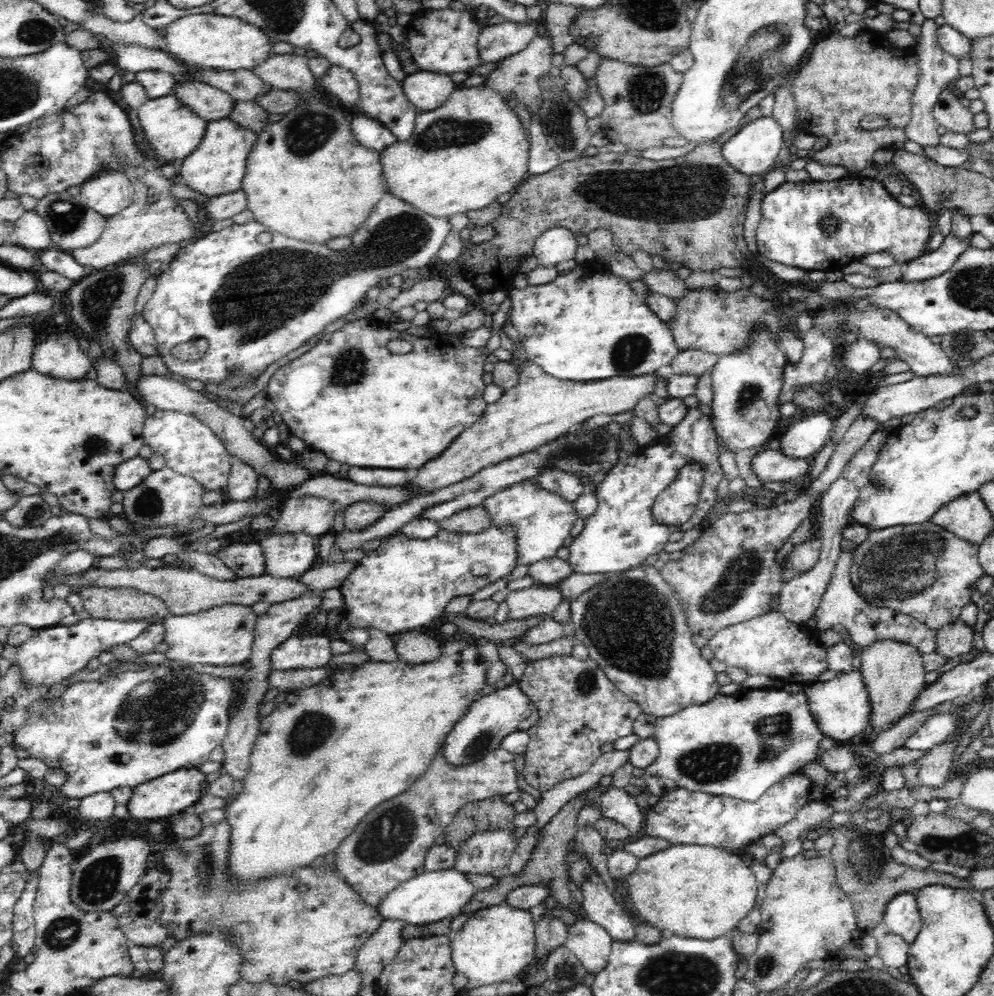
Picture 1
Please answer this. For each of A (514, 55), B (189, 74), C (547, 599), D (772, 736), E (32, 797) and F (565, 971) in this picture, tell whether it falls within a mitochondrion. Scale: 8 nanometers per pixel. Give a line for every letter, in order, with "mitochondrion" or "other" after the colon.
A: other
B: other
C: other
D: mitochondrion
E: other
F: mitochondrion

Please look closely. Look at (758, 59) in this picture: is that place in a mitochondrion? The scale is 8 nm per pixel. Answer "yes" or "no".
yes

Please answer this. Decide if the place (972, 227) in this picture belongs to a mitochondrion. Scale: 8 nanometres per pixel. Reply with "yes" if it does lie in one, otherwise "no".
no

